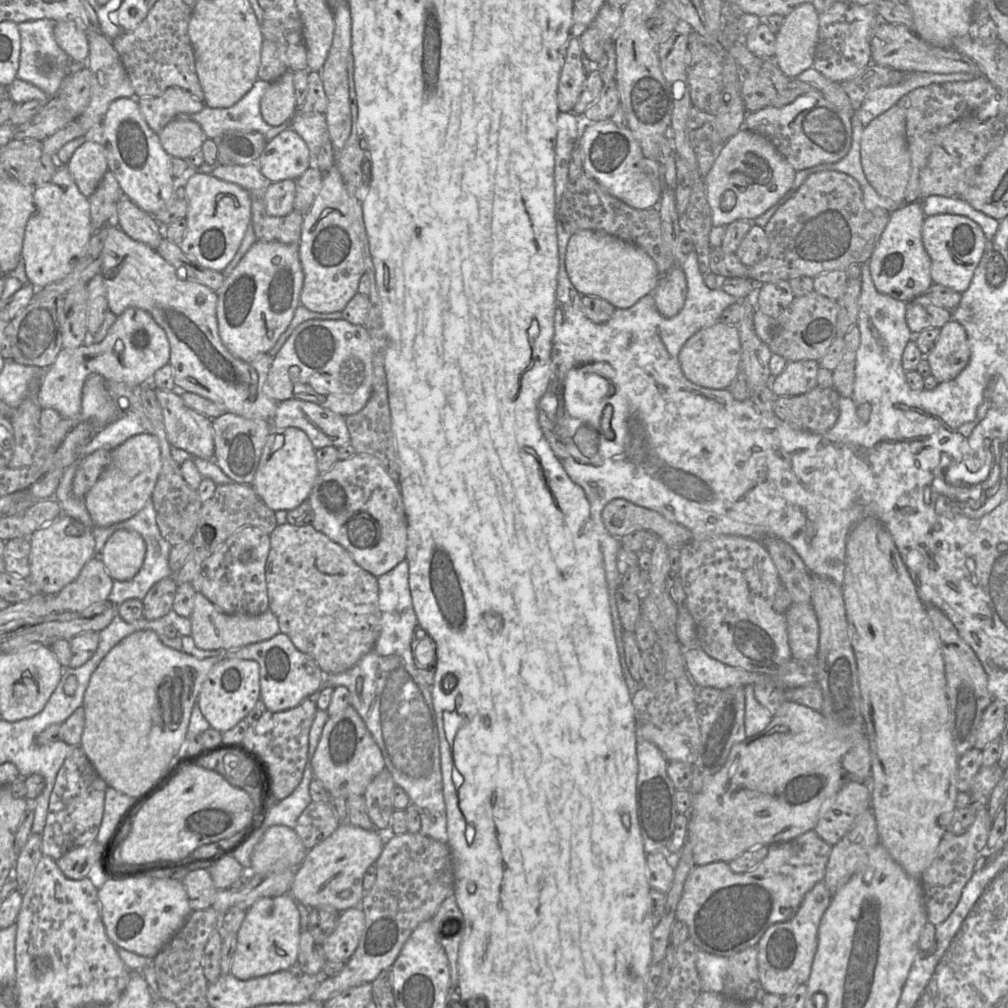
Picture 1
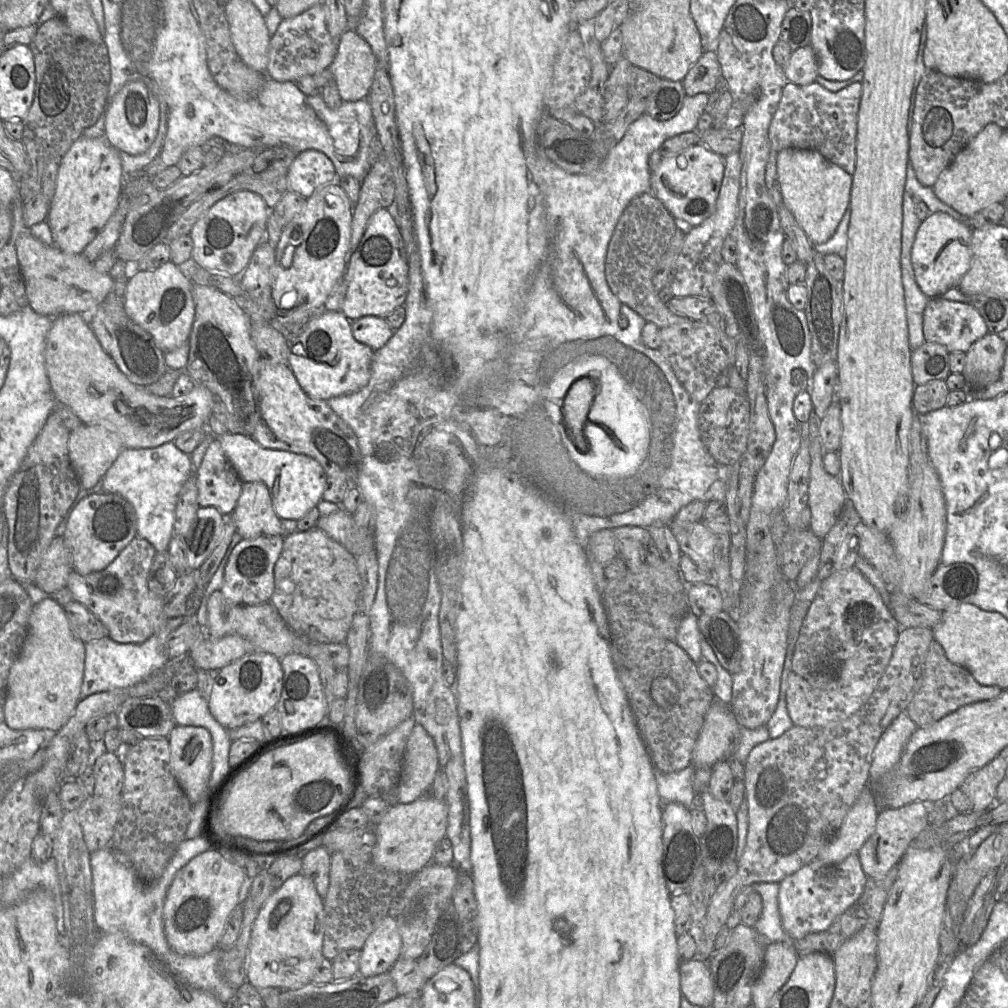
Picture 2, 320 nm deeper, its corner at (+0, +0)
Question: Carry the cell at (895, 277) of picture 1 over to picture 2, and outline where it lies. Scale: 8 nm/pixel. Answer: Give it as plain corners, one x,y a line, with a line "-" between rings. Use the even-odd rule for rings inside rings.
944,212
929,215
920,225
912,247
911,261
915,279
929,298
940,297
951,288
957,288
971,266
973,228

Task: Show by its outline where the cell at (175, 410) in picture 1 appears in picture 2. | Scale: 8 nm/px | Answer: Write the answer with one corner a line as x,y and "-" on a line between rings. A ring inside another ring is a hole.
209,435
211,440
200,465
194,469
198,489
200,507
214,507
224,516
230,516
234,511
242,491
241,481
231,462
226,457
217,437

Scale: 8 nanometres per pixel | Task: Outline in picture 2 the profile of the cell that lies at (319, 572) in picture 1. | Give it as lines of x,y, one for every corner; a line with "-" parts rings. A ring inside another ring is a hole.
319,528
288,534
284,537
274,575
275,590
270,602
292,630
318,643
341,643
346,640
360,598
361,579
355,557
343,545

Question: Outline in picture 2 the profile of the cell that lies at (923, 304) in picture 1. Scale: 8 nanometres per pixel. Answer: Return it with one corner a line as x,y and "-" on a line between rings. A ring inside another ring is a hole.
943,297
930,298
923,312
923,334
926,342
943,345
948,351
968,352
971,346
987,335
987,325
970,304
950,301

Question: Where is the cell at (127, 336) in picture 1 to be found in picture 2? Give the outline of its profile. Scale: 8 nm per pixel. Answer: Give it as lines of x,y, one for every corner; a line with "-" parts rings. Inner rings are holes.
171,260
156,270
134,271
128,281
124,311
152,336
163,353
179,348
189,337
195,318
193,285

